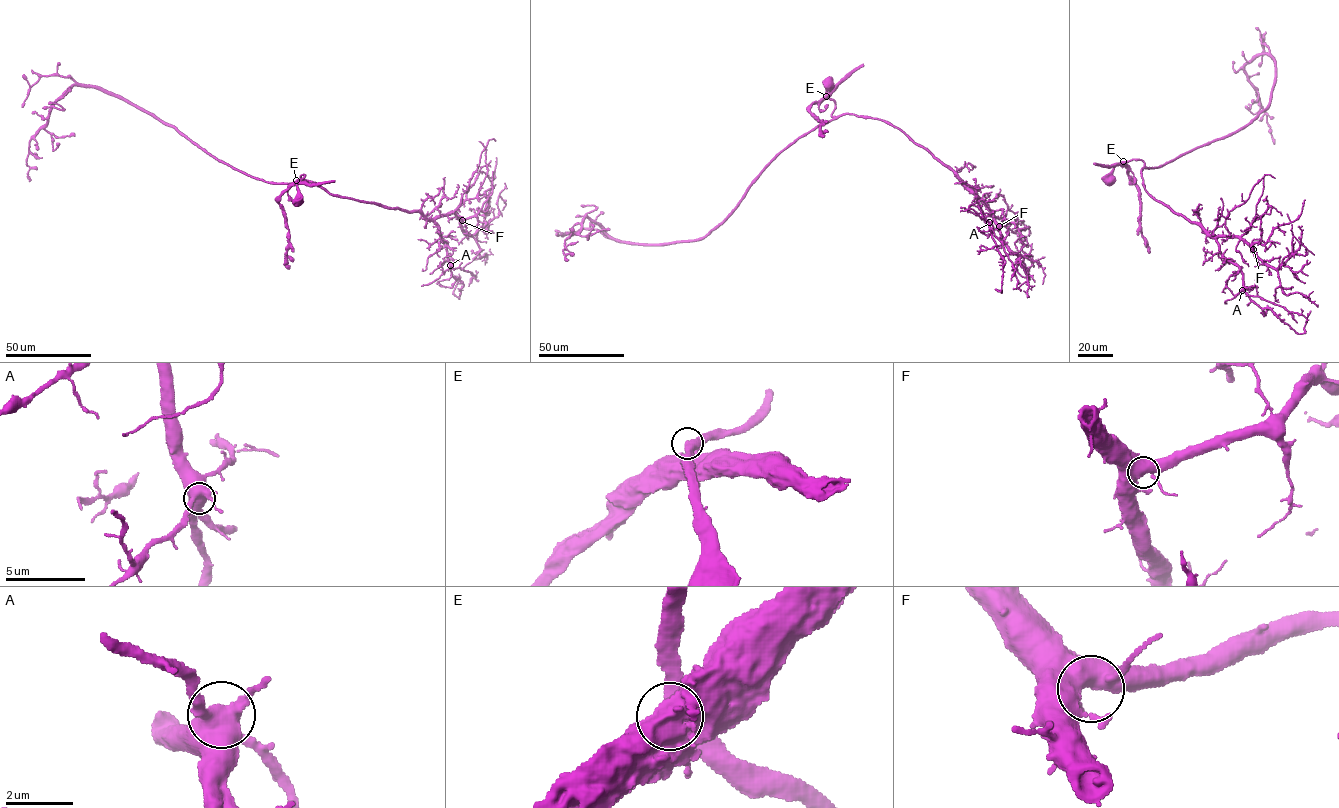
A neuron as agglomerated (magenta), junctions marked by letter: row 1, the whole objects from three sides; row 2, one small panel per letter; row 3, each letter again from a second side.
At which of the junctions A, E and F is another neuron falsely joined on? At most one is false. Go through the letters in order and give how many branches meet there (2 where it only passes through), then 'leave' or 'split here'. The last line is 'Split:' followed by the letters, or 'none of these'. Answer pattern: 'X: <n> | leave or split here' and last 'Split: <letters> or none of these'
A: 4 | leave
E: 4 | split here
F: 4 | leave
Split: E

